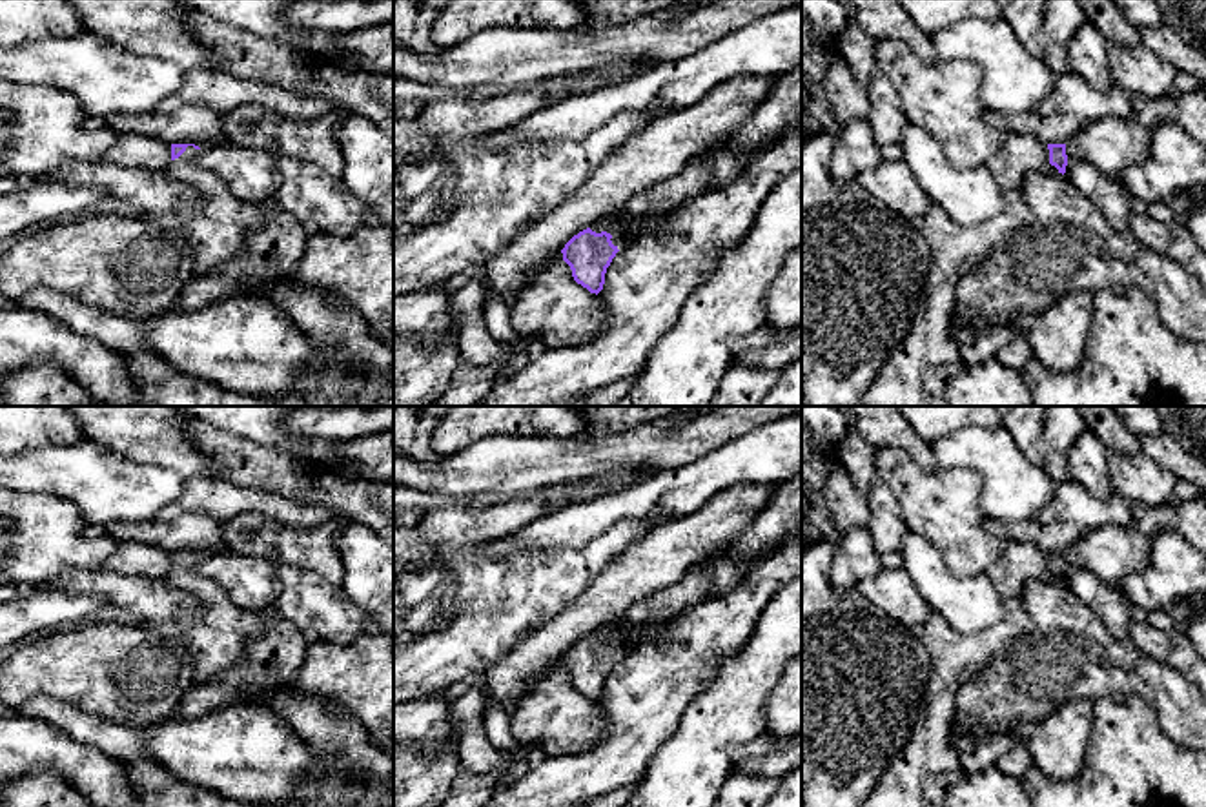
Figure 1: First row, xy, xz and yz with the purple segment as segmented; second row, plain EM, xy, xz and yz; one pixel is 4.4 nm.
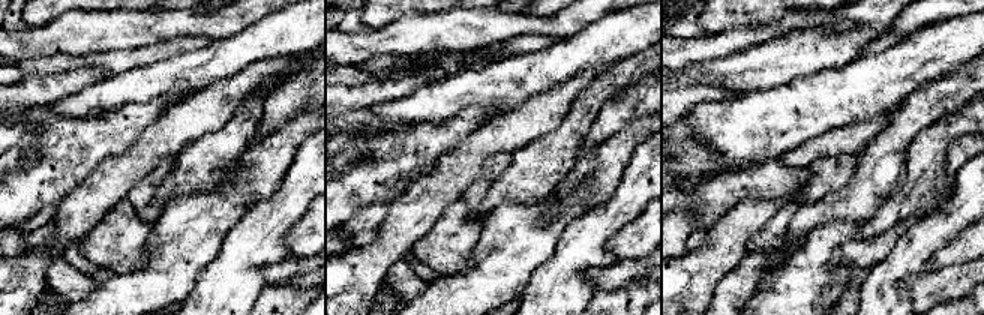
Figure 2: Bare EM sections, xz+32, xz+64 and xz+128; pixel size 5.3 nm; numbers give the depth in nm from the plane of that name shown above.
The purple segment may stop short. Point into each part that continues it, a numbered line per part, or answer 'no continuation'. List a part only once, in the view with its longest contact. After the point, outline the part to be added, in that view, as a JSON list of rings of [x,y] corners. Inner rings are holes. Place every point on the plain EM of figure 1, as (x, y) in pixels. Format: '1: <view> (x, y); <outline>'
1: xy (212, 631); [[[188,554],[164,581],[197,603],[177,618],[173,630],[189,649],[193,683],[208,683],[242,663],[250,638],[240,630],[244,610],[215,581],[197,572],[199,559]]]

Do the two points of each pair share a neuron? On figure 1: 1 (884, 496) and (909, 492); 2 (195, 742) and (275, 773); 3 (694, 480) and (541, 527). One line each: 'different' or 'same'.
1: different
2: same
3: same

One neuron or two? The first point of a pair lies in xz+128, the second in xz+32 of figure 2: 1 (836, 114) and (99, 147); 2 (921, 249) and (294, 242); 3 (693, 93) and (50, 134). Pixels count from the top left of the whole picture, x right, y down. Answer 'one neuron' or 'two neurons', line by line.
1: two neurons
2: two neurons
3: two neurons

